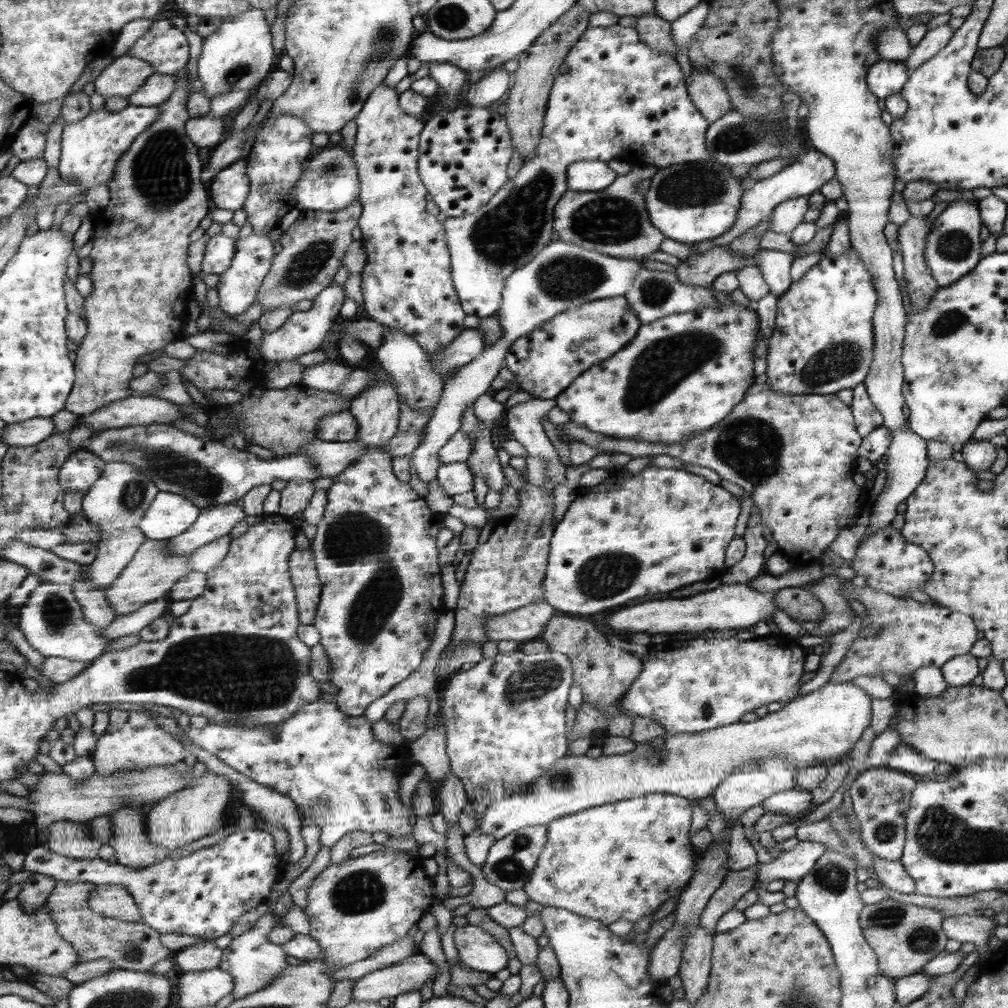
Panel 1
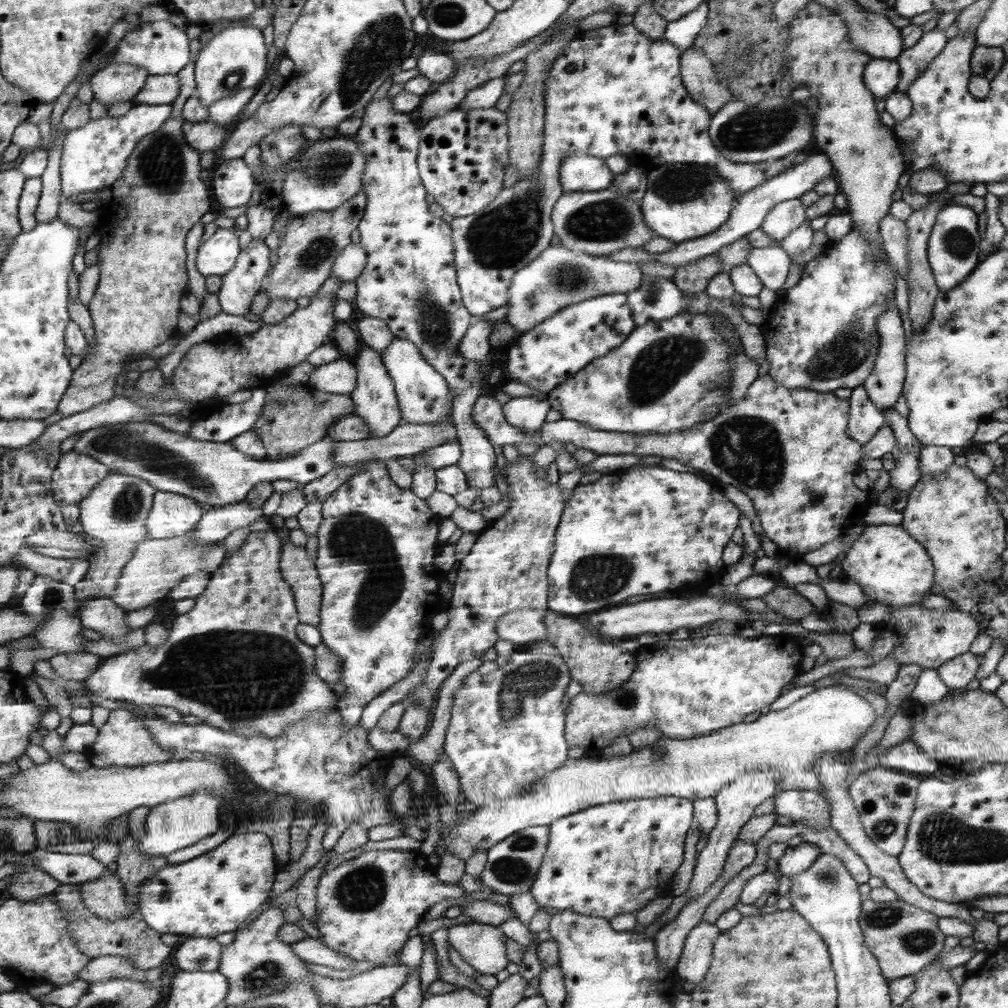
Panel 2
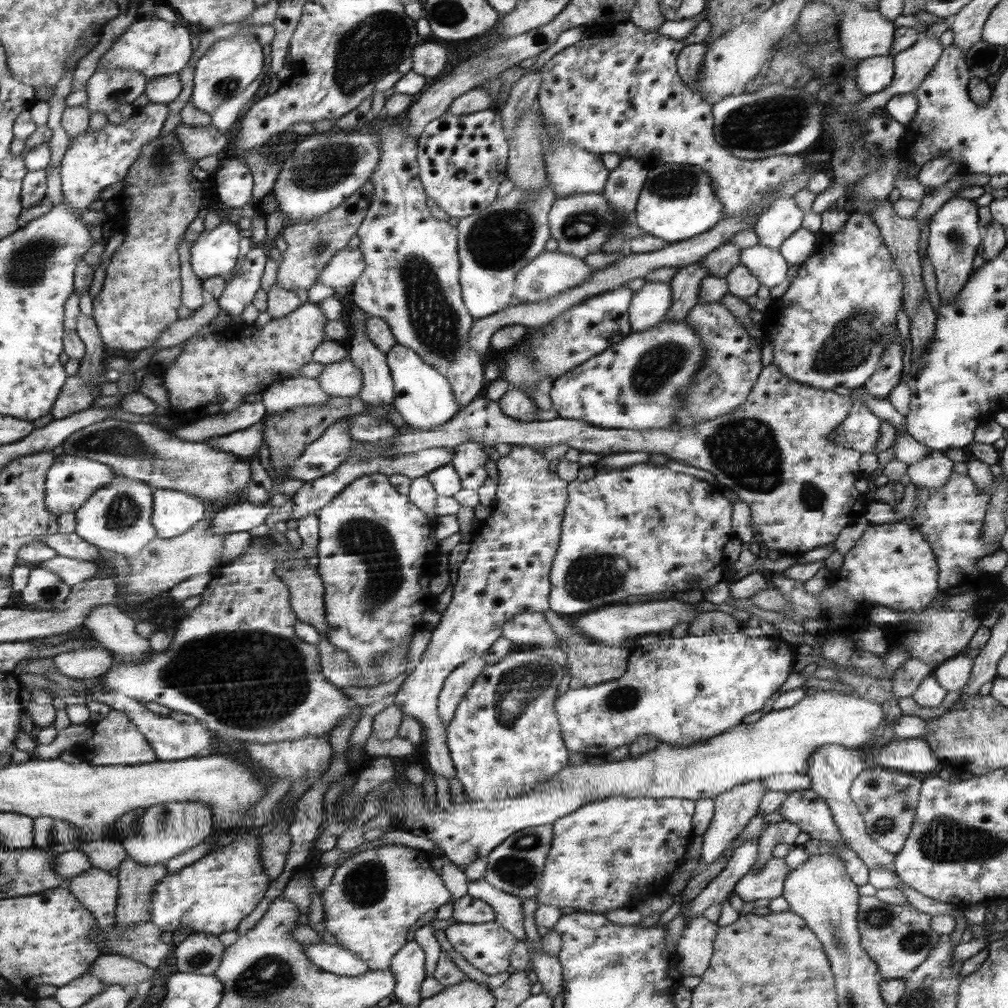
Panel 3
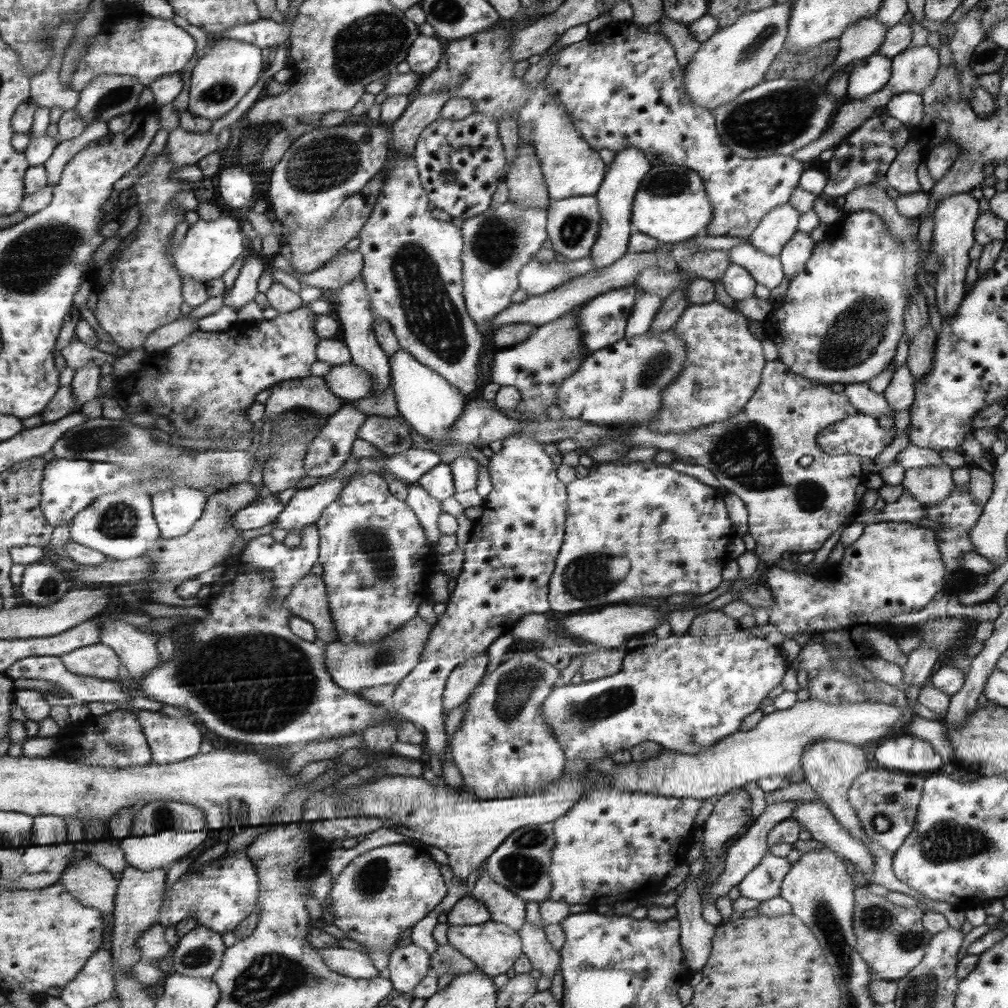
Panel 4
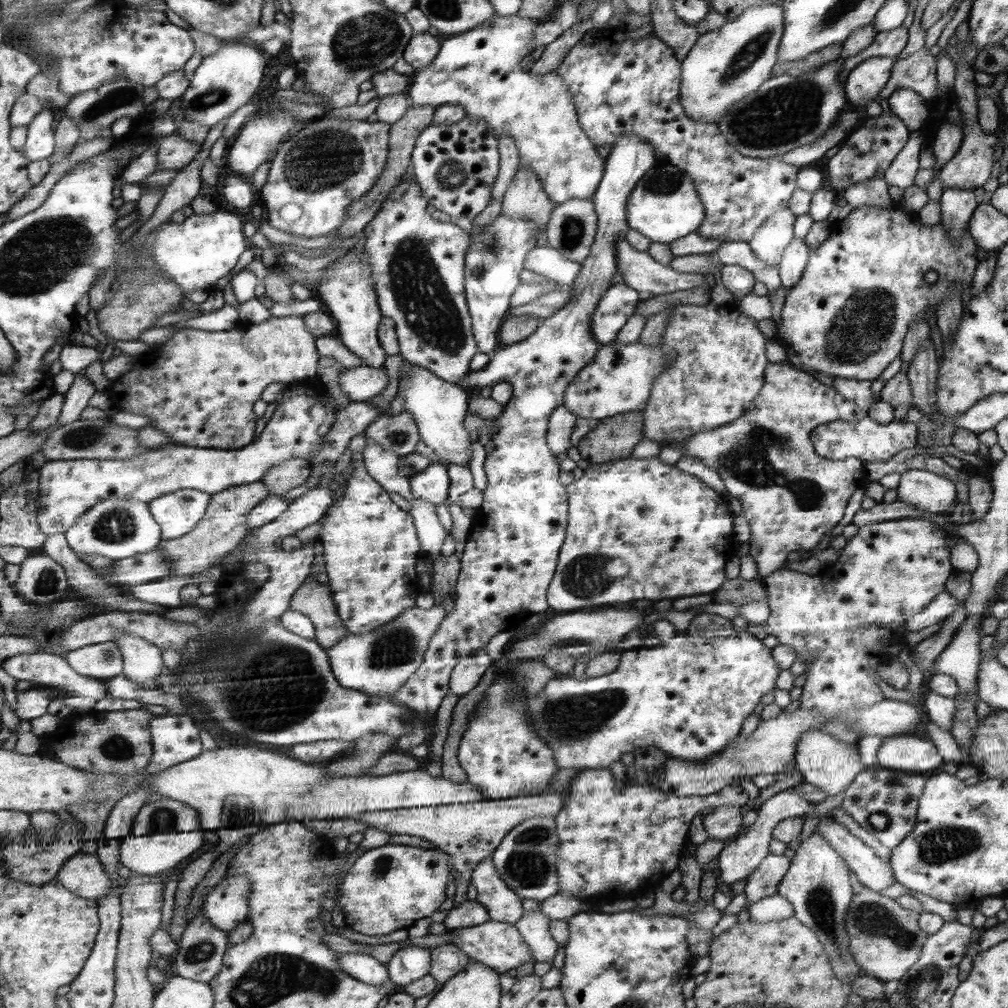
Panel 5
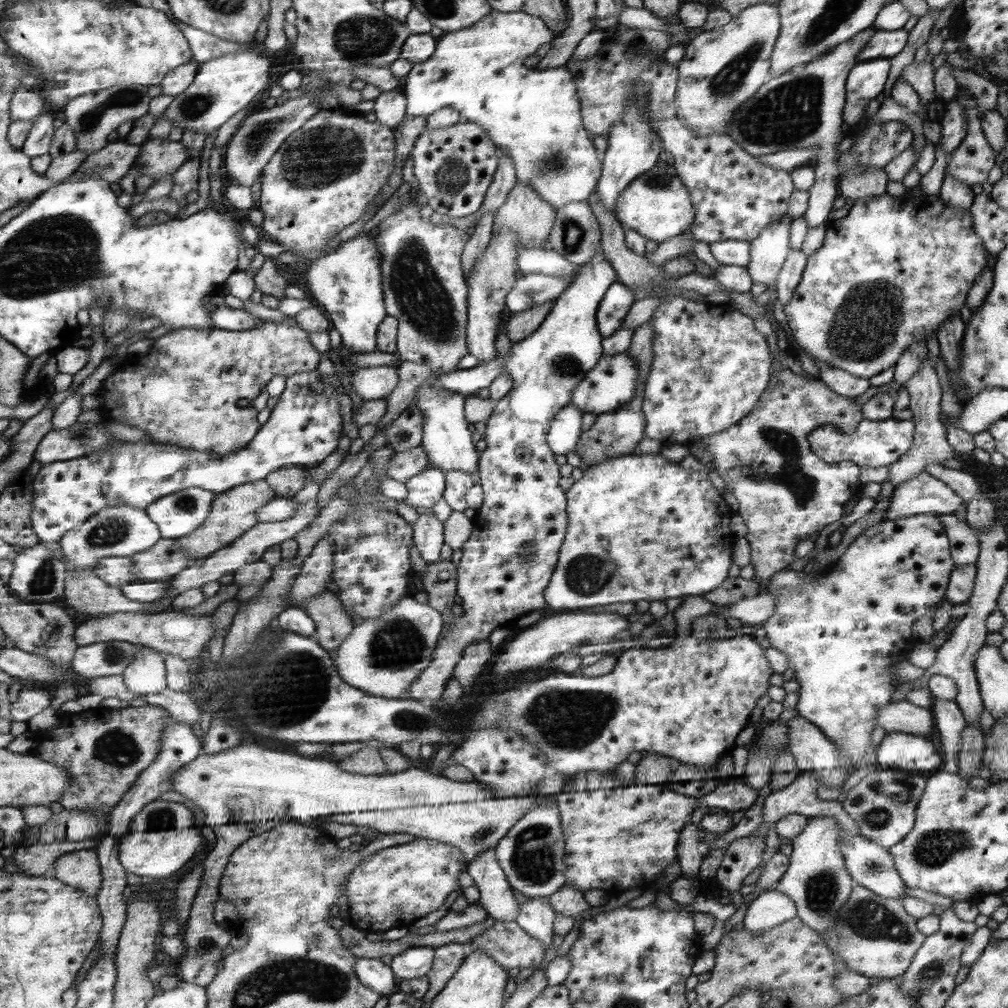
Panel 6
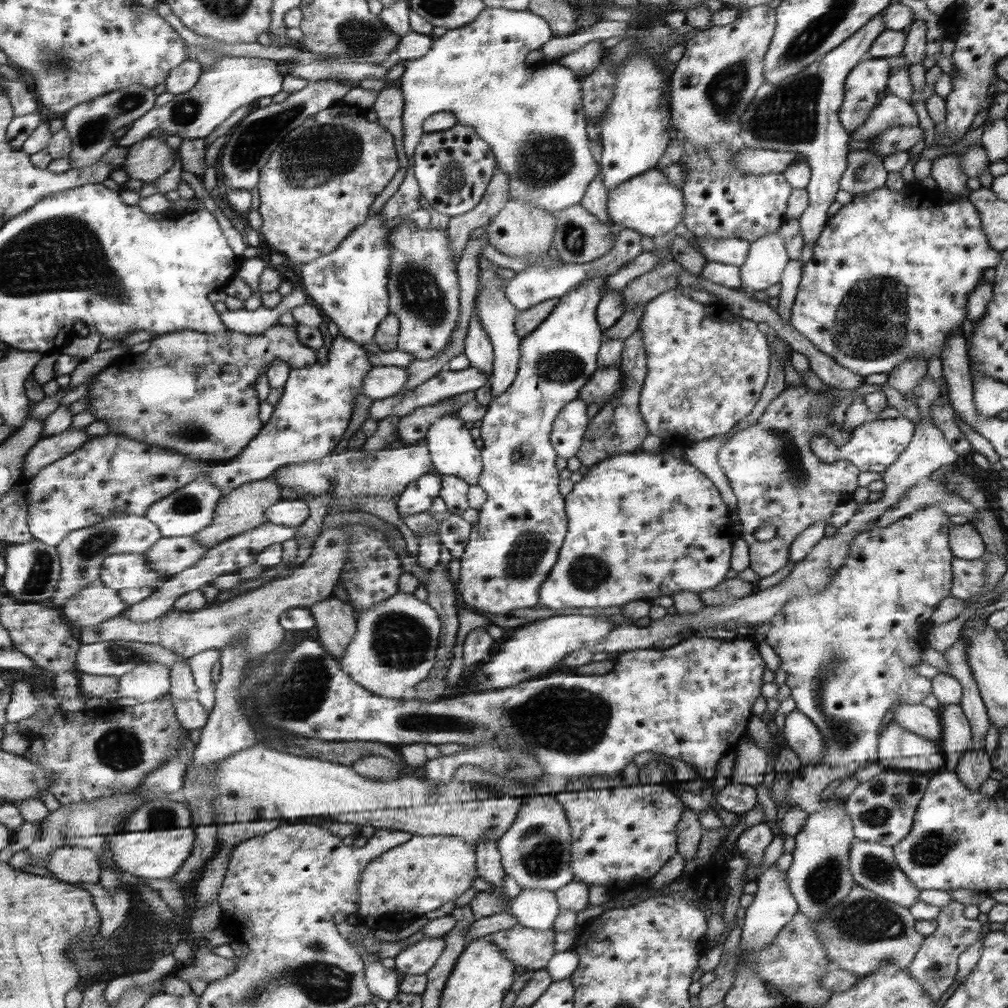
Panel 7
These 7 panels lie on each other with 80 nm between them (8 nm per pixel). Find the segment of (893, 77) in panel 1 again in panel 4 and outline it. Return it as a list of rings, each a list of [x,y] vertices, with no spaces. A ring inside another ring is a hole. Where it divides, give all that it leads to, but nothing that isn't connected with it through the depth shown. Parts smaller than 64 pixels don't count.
[[[878,52],[856,61],[846,83],[845,101],[863,100],[881,90],[885,82],[890,80],[892,64],[890,58]]]

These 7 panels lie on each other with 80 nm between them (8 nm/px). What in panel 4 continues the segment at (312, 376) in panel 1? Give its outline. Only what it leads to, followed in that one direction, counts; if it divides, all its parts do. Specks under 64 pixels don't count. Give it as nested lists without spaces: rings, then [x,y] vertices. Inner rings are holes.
[[[352,363],[333,365],[322,377],[331,394],[342,400],[359,400],[372,394],[372,378],[360,366]]]

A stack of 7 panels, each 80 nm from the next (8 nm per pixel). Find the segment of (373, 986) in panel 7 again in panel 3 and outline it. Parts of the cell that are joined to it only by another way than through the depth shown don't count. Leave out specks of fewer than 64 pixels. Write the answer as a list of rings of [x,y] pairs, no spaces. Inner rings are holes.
[[[323,942],[304,944],[304,952],[315,965],[336,975],[361,976],[369,969],[358,954],[345,950],[339,945]]]

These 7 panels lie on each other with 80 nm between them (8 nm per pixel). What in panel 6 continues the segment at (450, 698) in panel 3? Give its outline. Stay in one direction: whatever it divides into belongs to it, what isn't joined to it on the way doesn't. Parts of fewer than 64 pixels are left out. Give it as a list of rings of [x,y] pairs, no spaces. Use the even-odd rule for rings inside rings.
[[[487,639],[483,642],[471,642],[471,646],[467,646],[463,650],[463,656],[453,669],[453,679],[455,679],[463,693],[469,693],[475,679],[485,669],[485,666],[493,659],[491,658],[490,645]]]

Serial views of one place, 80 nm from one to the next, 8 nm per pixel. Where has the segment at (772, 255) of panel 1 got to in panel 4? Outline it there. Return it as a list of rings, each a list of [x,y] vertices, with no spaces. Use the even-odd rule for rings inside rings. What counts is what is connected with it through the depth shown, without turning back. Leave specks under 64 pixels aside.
[[[750,244],[733,246],[726,254],[729,254],[730,264],[744,268],[757,284],[769,290],[781,284],[784,276],[780,259],[777,256],[769,256],[757,251]]]

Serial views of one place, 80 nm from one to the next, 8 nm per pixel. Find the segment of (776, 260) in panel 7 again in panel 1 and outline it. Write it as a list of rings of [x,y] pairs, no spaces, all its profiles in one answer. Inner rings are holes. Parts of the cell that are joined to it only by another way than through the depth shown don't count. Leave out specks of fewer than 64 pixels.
[[[798,197],[781,202],[771,212],[771,231],[788,236],[795,227],[802,224],[803,216],[809,209],[807,197]]]

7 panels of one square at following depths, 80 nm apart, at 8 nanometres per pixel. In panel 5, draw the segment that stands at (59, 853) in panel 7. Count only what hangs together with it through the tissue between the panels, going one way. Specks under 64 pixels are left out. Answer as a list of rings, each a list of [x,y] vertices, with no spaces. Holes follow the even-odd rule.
[[[97,852],[77,853],[64,862],[57,880],[83,898],[98,902],[110,891],[112,880]]]

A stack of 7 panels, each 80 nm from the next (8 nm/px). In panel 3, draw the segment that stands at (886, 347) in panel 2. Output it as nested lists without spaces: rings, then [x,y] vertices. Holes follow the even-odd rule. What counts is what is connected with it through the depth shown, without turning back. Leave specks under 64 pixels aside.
[[[896,330],[890,346],[884,350],[880,358],[878,370],[862,386],[871,396],[887,399],[889,391],[900,381],[901,346],[900,337]]]

